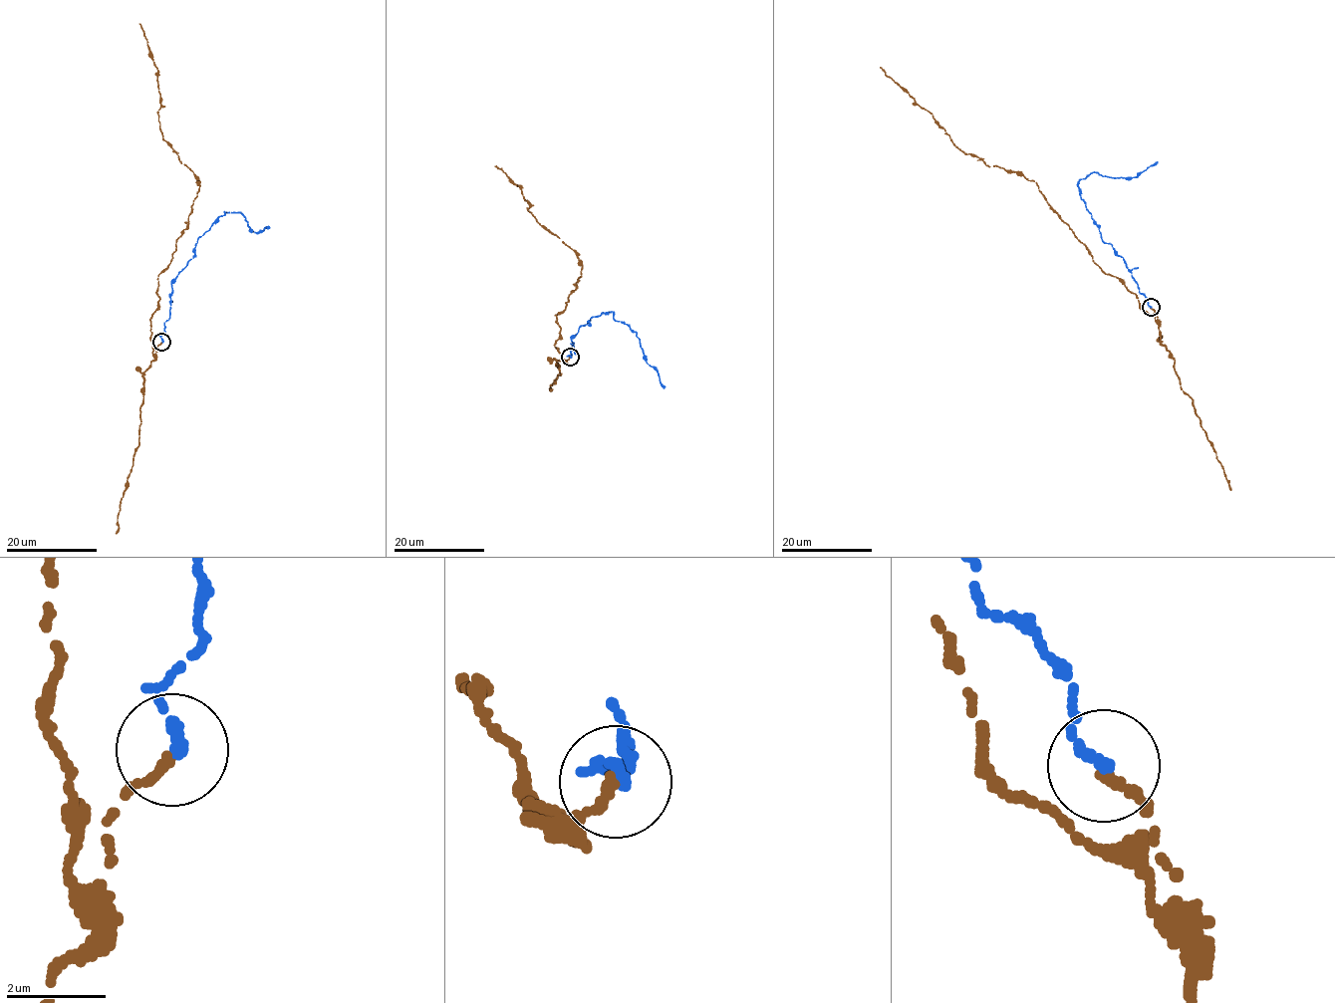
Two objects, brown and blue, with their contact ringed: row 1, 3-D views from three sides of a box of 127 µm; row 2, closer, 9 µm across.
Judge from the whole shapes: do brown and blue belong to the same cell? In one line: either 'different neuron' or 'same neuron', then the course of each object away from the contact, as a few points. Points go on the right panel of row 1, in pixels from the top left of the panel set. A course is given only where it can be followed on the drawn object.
same neuron; brown runs (1151, 308), (1155, 314), (1144, 311), (1122, 281), (1093, 261), (1036, 181), (965, 153), (933, 116), (880, 68); blue runs (1151, 307), (1123, 258), (1105, 243), (1077, 183), (1092, 172), (1108, 177), (1139, 175), (1157, 161)

